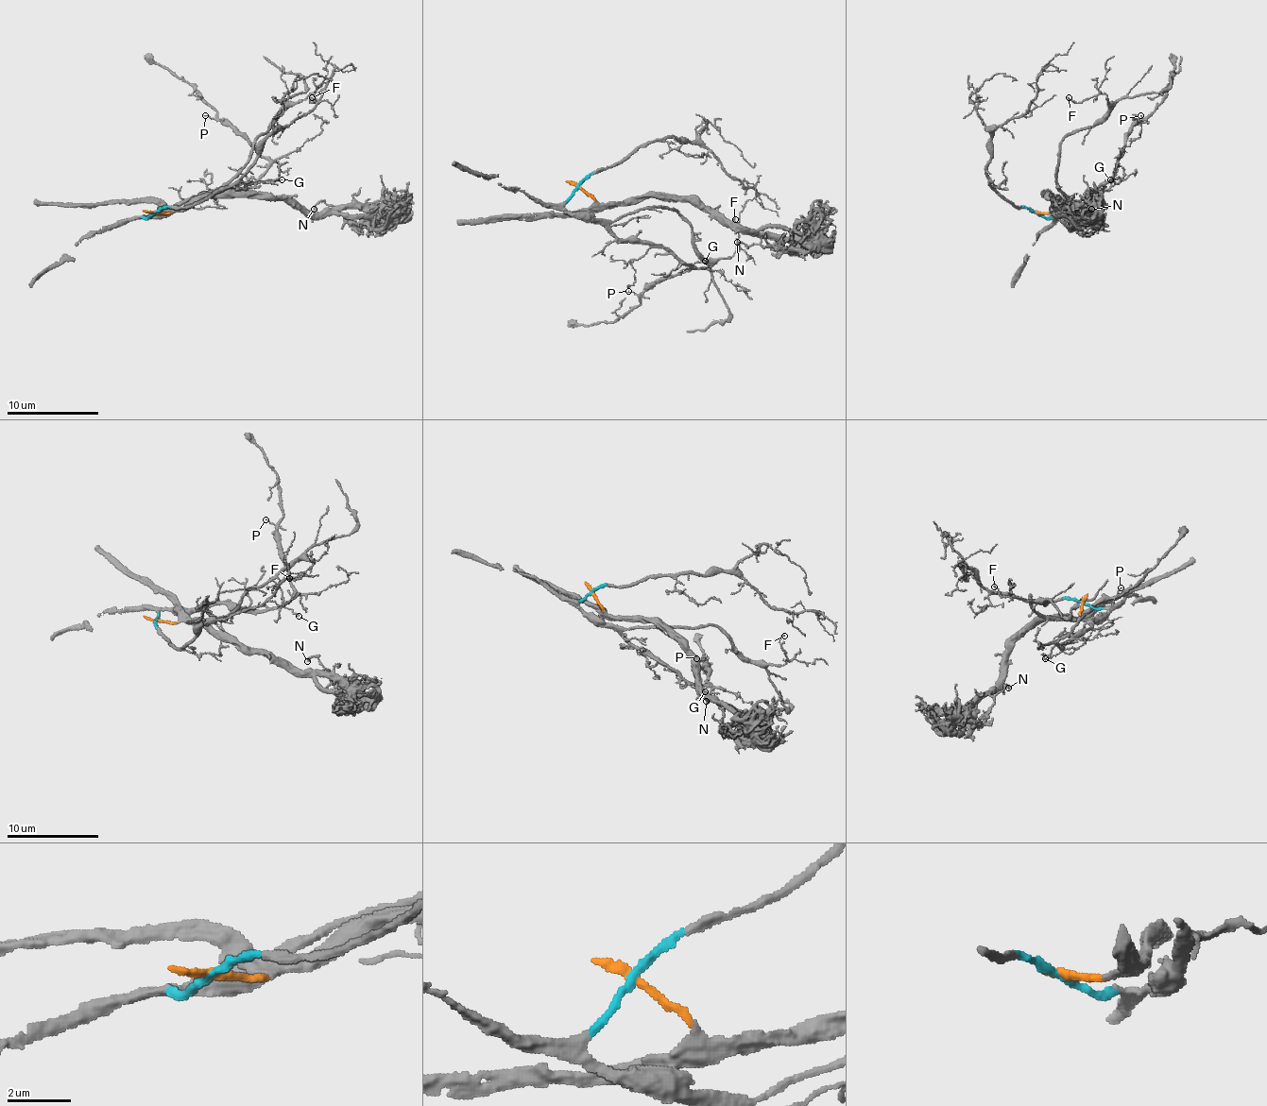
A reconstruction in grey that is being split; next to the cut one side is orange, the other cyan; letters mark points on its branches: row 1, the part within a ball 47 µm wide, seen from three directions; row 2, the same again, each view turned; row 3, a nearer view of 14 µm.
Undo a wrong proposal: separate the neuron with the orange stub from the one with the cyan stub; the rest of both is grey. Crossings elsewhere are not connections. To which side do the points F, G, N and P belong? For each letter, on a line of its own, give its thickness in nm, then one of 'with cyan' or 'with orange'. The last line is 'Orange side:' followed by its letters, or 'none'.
F: 100 nm thick; with cyan
G: 120 nm thick; with cyan
N: 160 nm thick; with orange
P: 100 nm thick; with cyan
Orange side: N

